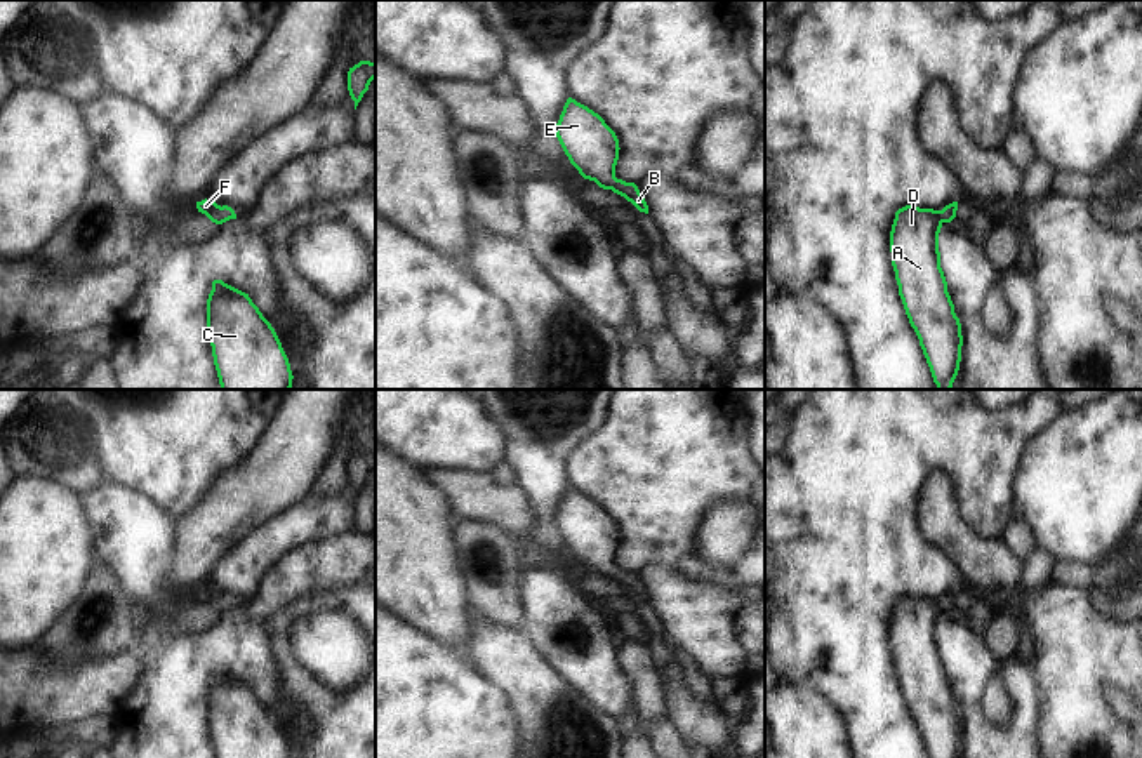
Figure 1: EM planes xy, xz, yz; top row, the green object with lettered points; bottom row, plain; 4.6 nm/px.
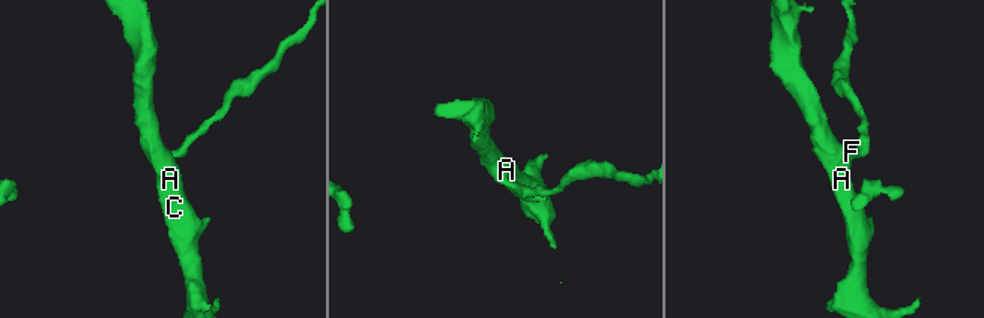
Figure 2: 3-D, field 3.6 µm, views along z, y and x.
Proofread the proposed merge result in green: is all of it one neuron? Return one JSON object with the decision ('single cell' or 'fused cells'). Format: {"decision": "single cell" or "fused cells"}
{"decision": "single cell"}

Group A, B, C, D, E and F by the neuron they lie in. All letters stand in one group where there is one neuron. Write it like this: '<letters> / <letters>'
A B C D E F

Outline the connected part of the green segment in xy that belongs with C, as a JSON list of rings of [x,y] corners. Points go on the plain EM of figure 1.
[[[212,671],[207,718],[216,758],[290,758],[282,732],[249,683]]]

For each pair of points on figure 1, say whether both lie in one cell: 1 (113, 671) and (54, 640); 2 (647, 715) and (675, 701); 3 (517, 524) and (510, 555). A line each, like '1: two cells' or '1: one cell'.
1: two cells
2: two cells
3: two cells

